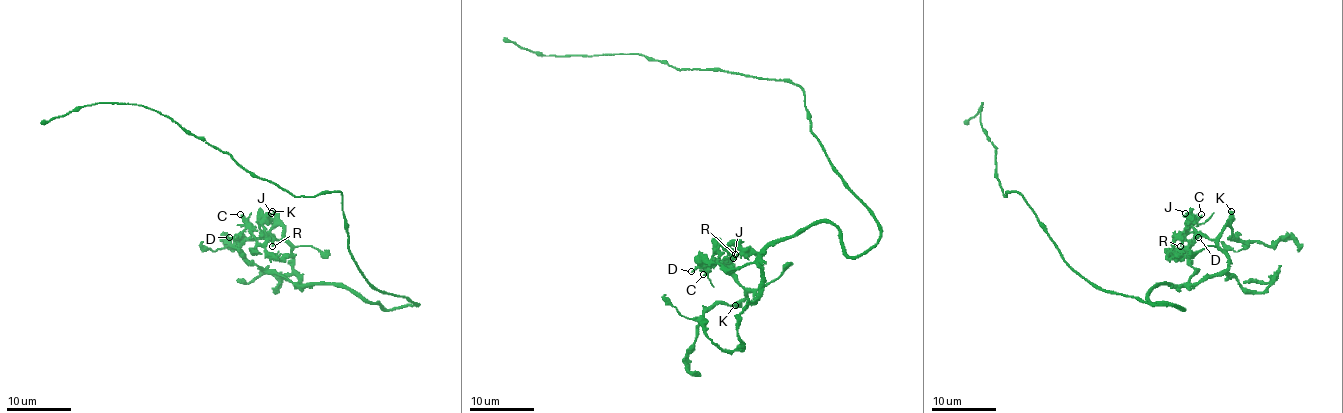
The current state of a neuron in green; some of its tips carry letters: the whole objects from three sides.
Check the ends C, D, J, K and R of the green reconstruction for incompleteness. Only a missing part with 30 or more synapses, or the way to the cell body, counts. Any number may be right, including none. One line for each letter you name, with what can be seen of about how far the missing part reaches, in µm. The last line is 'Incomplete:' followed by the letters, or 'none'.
D: about 7 µm are missing
Incomplete: D

